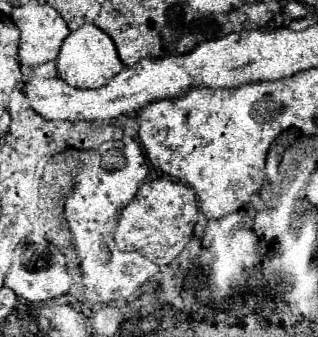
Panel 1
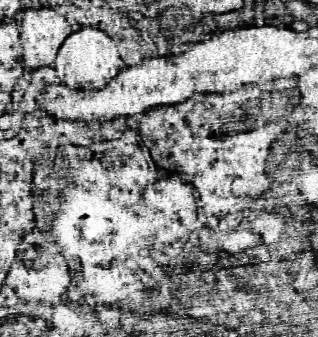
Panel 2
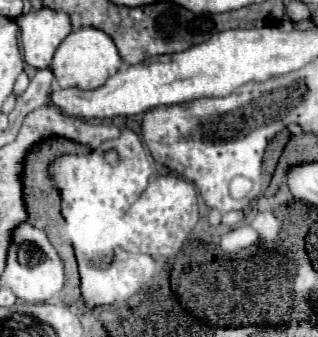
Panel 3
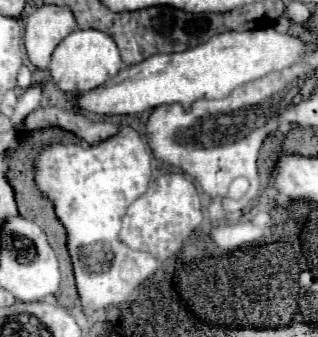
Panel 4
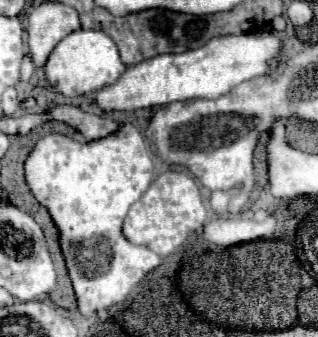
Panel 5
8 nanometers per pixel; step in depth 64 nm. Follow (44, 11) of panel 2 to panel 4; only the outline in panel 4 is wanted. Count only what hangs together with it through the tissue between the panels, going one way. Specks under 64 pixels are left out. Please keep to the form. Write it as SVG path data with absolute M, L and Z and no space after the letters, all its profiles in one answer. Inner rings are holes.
M44 4L28 16L24 44L30 62L38 70L46 70L54 48L78 28L76 18L70 8Z

